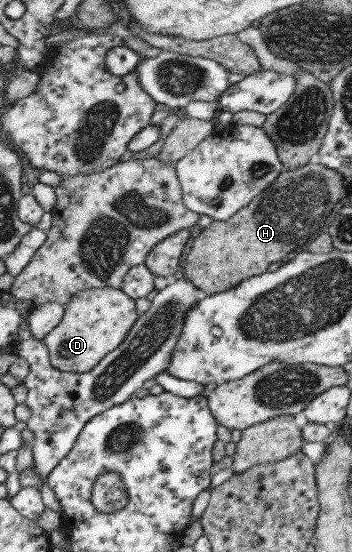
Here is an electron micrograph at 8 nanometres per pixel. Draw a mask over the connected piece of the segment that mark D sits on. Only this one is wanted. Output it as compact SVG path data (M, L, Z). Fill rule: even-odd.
M106 287L79 292L71 301L68 301L61 323L44 339L50 351L50 362L64 372L90 372L127 339L140 316L135 300L131 299L122 289Z

